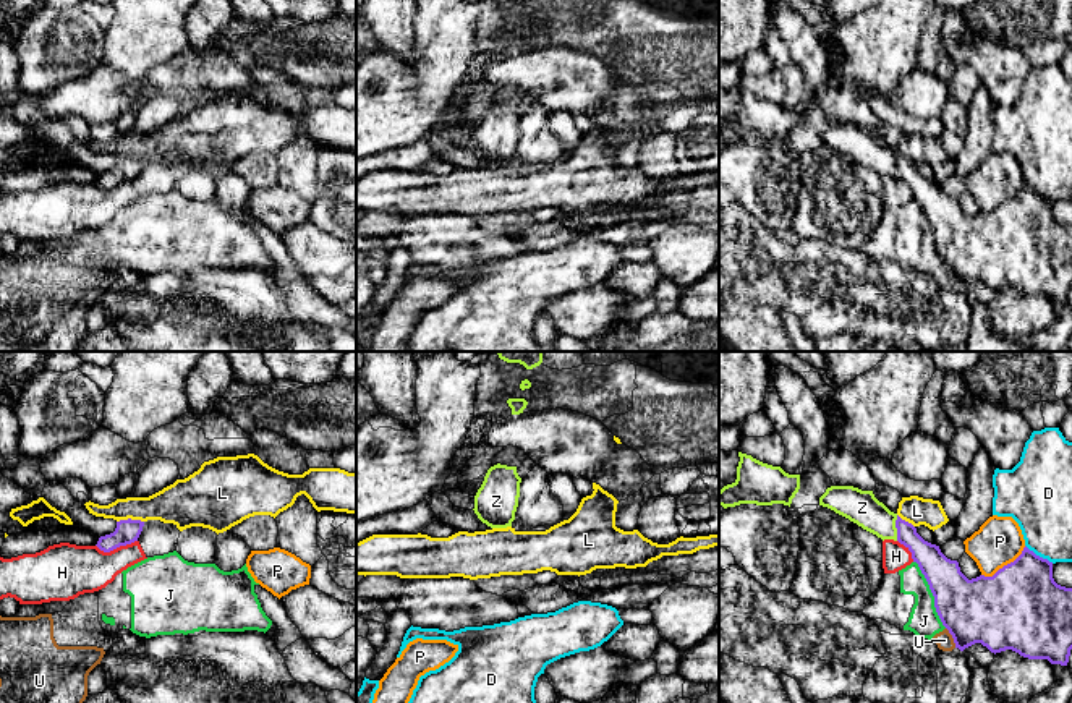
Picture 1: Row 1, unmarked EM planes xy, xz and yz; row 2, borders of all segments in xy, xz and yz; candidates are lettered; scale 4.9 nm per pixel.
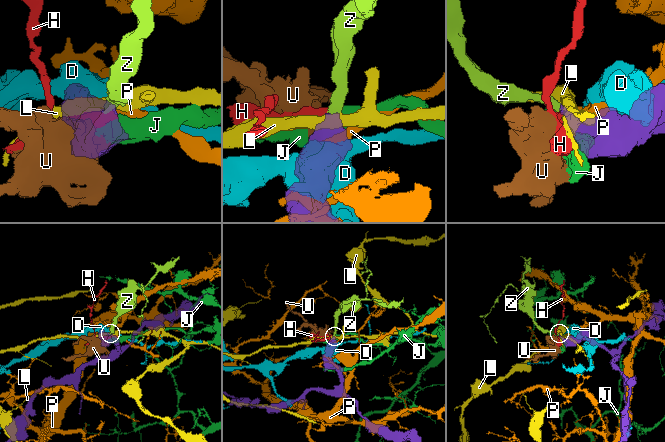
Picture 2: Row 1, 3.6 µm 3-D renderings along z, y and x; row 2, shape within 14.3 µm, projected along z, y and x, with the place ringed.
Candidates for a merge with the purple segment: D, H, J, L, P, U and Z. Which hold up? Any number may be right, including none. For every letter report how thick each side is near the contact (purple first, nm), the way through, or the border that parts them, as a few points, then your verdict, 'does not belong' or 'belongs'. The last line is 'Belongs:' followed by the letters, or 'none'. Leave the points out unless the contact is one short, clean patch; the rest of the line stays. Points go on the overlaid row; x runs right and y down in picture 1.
D: 400 nm thick on the purple side, 300 nm on the other; does not belong
H: 120 nm thick on the purple side, 260 nm on the other; border along xy (136, 540), (109, 551), (101, 551), (96, 546); does not belong
J: 320 nm thick on the purple side, 150 nm on the other; does not belong
L: 120 nm thick on the purple side, 200 nm on the other; border along xy (143, 520), (120, 519), (117, 522); does not belong
P: 420 nm thick on the purple side, 240 nm on the other; does not belong
U: 360 nm thick on the purple side, 90 nm on the other; does not belong
Z: 140 nm thick on the purple side, 170 nm on the other; runs through yz (930, 559), (896, 527), (883, 524), (862, 507); belongs
Belongs: Z

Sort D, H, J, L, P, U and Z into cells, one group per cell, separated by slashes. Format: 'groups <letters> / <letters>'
groups D / H / J U / L / P / Z

